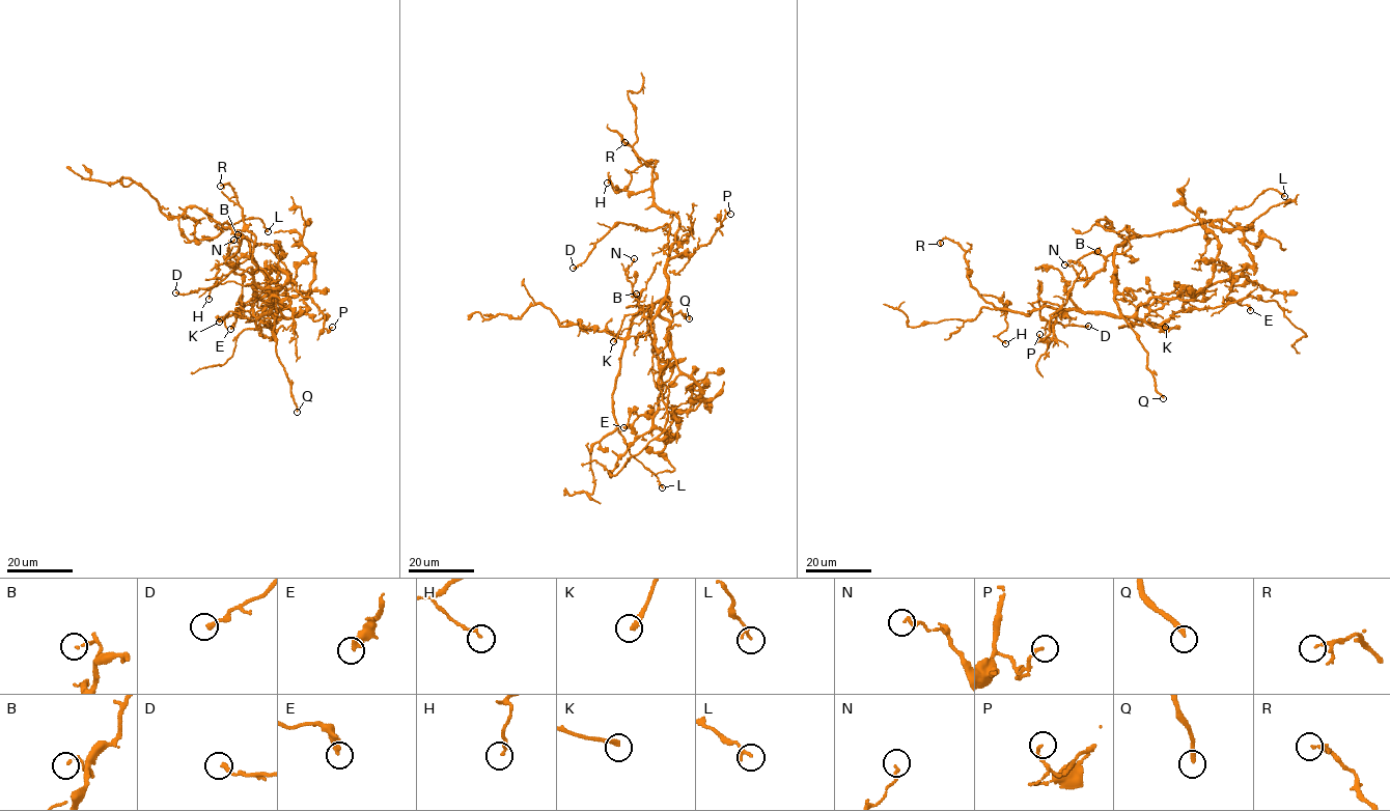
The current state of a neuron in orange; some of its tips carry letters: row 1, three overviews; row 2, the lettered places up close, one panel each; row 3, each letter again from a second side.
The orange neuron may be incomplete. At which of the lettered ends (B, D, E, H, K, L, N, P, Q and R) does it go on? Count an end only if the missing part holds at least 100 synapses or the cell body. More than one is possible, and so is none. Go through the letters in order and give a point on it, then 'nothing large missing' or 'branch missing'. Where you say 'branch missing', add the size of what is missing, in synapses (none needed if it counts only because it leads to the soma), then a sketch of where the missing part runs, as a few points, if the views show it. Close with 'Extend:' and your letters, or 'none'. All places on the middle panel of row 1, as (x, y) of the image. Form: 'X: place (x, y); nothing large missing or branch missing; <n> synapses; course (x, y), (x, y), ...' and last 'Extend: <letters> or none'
B: place (636, 294); nothing large missing
D: place (573, 268); nothing large missing
E: place (623, 427); nothing large missing
H: place (607, 183); nothing large missing
K: place (613, 341); nothing large missing
L: place (662, 487); nothing large missing
N: place (634, 258); nothing large missing
P: place (730, 214); nothing large missing
Q: place (689, 318); branch missing; course (689, 318), (697, 320), (706, 307), (697, 297), (714, 216), (739, 179), (763, 164)
R: place (624, 142); nothing large missing
Extend: Q

